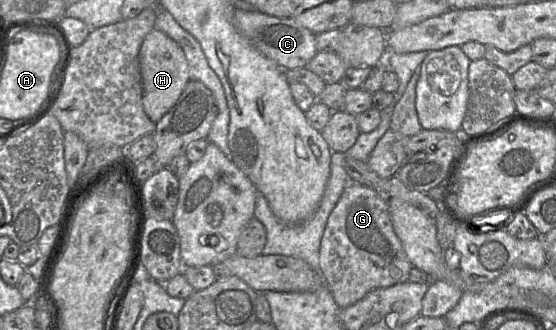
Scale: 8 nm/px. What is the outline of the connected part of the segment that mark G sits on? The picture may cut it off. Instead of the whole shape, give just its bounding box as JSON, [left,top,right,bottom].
[319,182,413,309]

